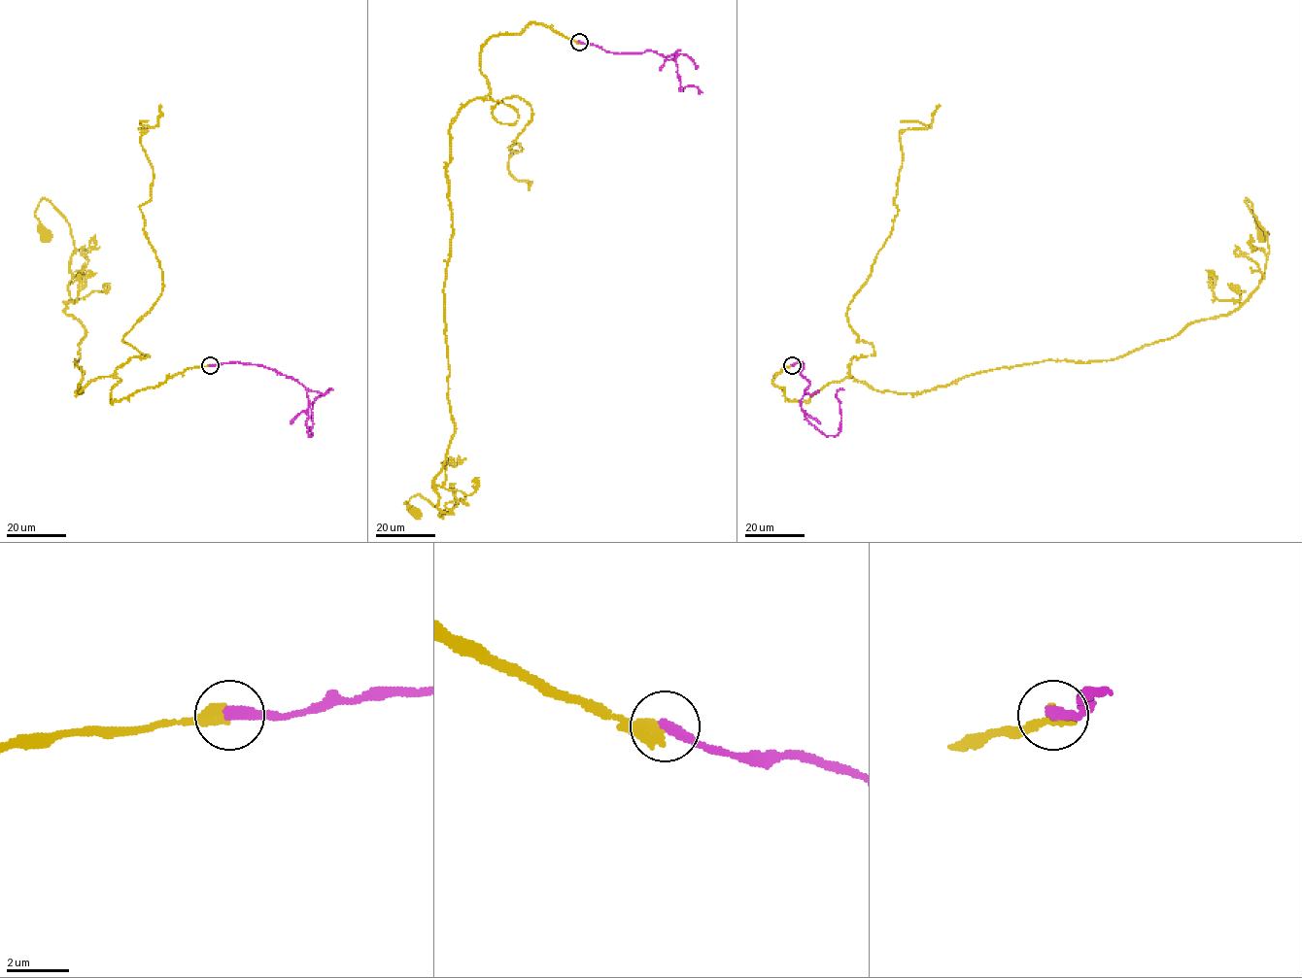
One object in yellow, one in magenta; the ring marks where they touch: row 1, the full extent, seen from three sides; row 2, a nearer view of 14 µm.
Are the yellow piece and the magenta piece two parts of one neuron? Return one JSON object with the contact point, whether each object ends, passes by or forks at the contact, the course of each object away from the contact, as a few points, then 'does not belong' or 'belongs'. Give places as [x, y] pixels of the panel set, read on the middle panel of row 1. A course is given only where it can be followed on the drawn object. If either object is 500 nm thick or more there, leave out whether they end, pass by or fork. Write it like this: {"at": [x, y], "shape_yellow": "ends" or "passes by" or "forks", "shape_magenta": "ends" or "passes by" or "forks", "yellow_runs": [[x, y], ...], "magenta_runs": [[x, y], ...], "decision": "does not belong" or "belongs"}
{"at": [579, 42], "shape_yellow": "ends", "shape_magenta": "ends", "yellow_runs": [[578, 42], [534, 22], [493, 35], [491, 92], [451, 123], [454, 434], [443, 519], [420, 494], [413, 512]], "magenta_runs": [[579, 42], [613, 52], [651, 50], [668, 59], [678, 50], [675, 65], [681, 91], [696, 86], [702, 92]], "decision": "does not belong"}

